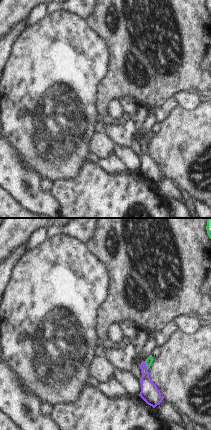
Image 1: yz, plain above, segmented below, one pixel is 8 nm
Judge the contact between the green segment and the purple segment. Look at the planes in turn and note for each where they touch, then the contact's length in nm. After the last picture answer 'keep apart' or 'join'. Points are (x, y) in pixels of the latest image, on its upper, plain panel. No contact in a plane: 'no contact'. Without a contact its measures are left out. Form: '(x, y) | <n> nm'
(146, 141) | 80 nm

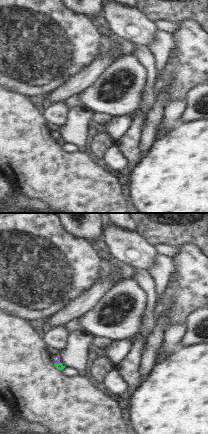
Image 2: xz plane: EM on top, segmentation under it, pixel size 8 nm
(56, 140) | 50 nm

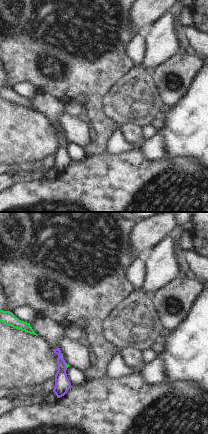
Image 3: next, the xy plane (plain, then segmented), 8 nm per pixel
(66, 141) | 50 nm

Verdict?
keep apart

